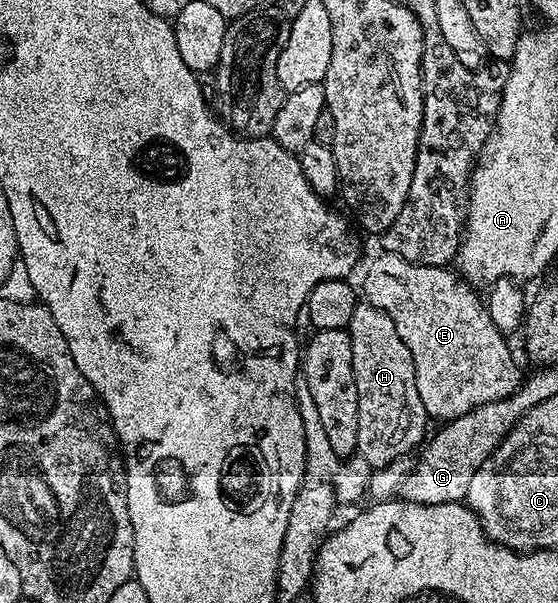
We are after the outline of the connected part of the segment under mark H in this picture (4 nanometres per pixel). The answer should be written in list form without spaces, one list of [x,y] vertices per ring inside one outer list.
[[[365,301],[354,308],[348,330],[358,398],[357,454],[368,461],[372,469],[386,467],[392,461],[409,456],[409,451],[427,438],[428,416],[416,389],[412,353],[408,345],[400,341],[392,317]]]

